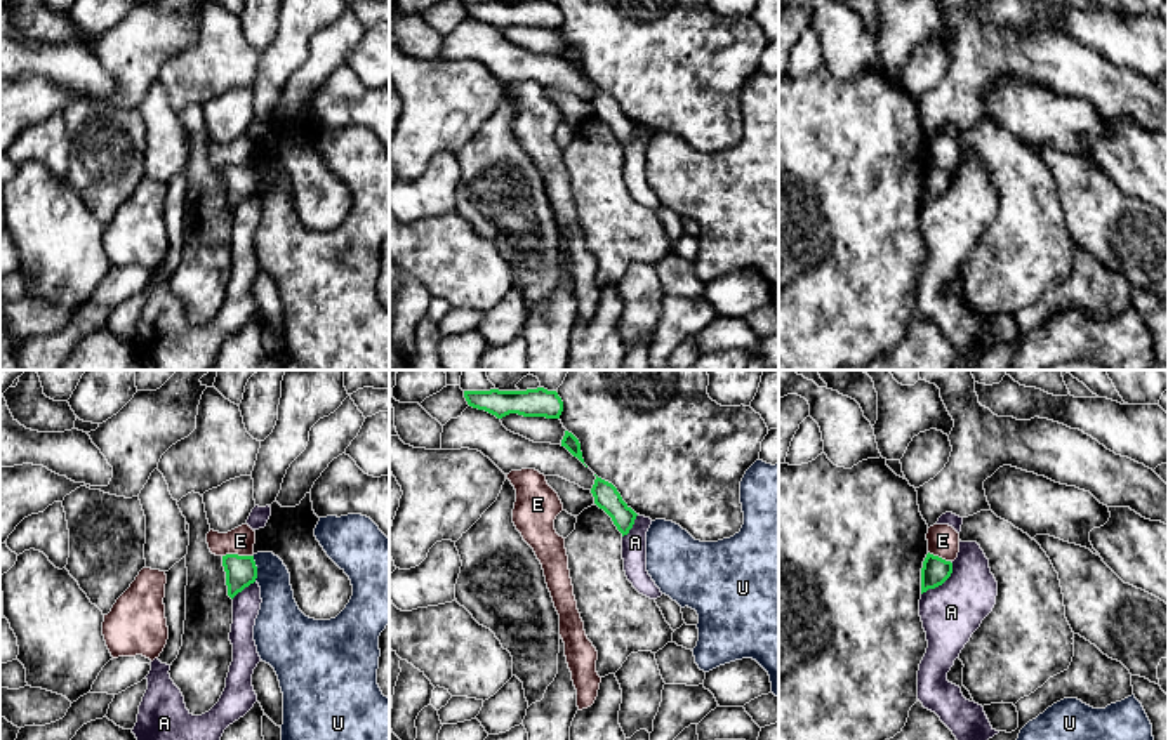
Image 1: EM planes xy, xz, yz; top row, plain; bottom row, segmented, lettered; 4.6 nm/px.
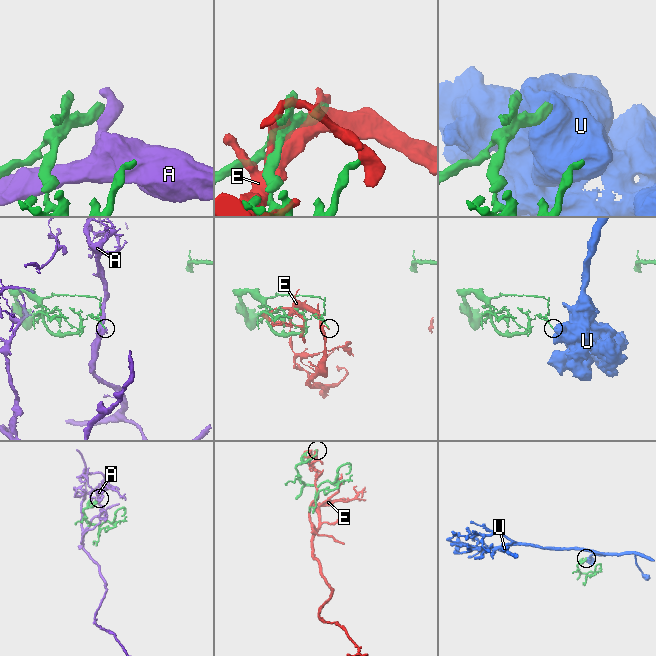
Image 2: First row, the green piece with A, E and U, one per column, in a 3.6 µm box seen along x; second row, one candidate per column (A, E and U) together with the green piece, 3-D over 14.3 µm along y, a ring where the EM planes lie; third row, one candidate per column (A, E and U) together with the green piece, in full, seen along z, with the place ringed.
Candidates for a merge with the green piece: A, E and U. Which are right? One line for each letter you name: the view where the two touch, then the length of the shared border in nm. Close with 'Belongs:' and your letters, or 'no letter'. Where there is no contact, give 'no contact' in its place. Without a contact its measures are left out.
Belongs: no letter

